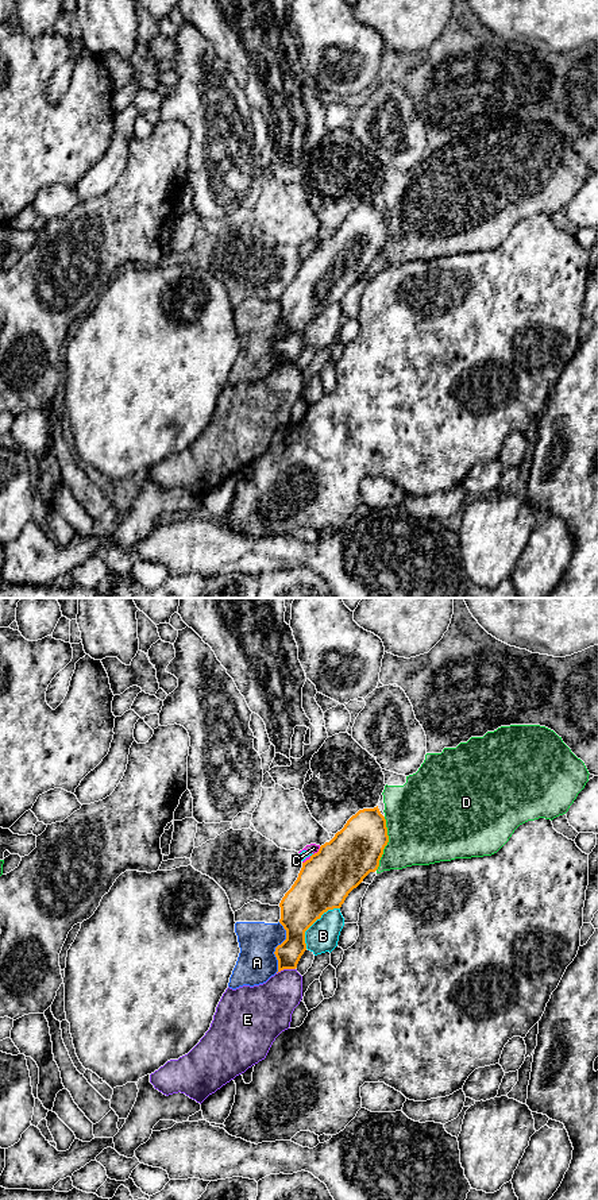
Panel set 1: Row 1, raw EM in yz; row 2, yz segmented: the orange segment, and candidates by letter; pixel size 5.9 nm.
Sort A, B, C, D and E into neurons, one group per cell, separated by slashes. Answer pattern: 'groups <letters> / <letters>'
groups A / B C / D / E

